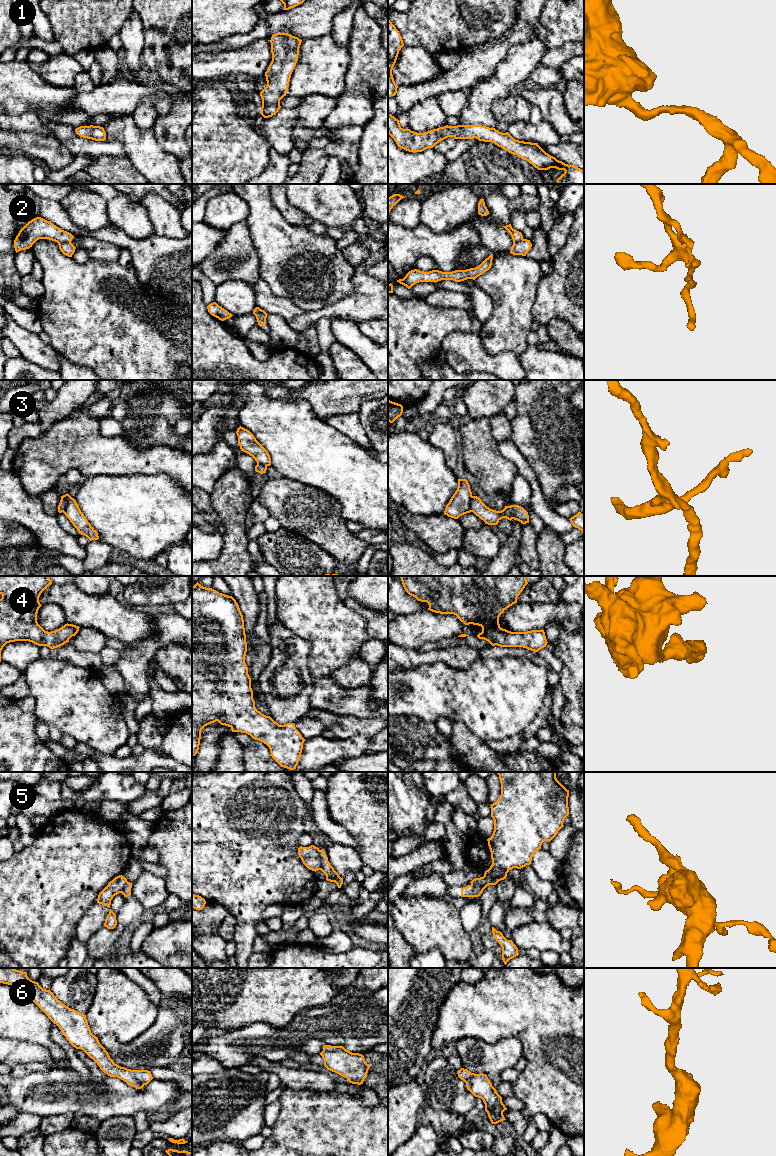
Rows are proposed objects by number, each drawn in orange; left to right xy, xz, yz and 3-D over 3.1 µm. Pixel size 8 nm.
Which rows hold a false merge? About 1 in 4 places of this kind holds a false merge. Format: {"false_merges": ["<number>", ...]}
{"false_merges": ["2", "3", "5"]}

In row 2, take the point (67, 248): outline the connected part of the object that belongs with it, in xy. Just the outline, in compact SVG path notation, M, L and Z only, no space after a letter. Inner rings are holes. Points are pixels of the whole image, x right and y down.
M63 242L58 244L59 245L59 249L60 251L68 256L68 257L72 257L72 255L75 252L76 247L71 243L71 242Z

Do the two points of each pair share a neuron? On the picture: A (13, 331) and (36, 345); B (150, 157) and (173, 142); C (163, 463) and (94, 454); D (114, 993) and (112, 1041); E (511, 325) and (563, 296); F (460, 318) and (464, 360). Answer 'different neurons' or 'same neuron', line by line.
A: same neuron
B: different neurons
C: same neuron
D: different neurons
E: different neurons
F: different neurons

